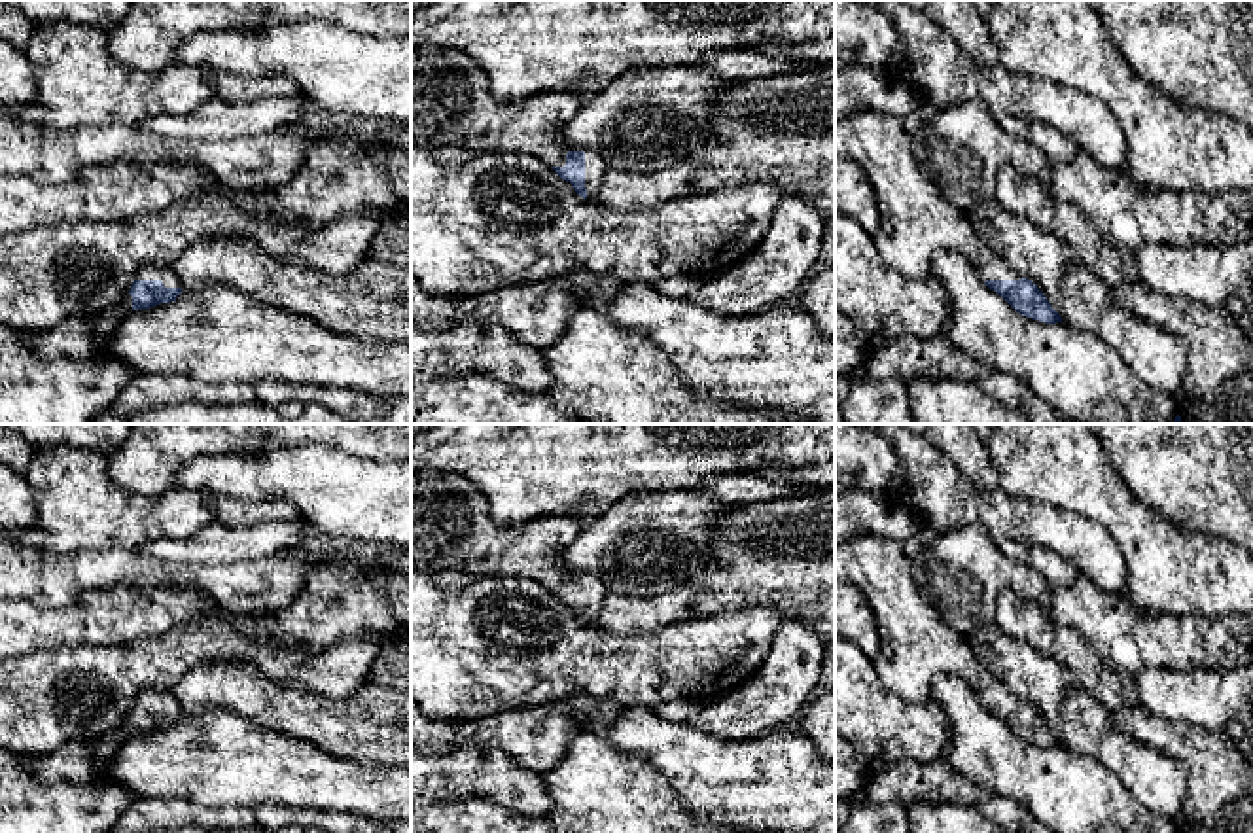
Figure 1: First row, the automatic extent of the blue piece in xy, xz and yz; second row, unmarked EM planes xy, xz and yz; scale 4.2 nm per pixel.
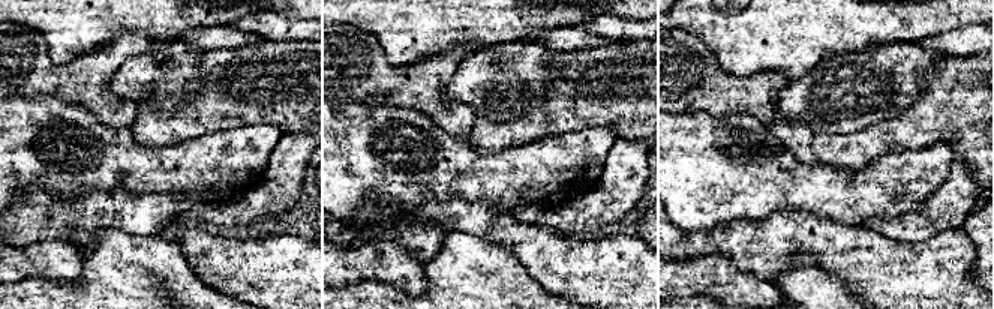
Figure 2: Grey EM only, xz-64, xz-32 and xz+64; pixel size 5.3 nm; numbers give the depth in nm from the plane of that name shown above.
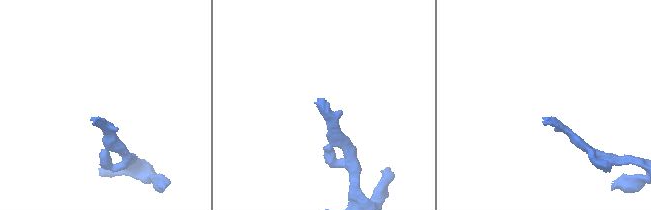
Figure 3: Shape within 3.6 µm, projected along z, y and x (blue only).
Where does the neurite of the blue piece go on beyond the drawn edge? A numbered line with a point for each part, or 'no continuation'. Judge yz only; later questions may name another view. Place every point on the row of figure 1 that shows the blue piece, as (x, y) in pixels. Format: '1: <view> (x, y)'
1: yz (915, 220)

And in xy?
1: xy (163, 273)

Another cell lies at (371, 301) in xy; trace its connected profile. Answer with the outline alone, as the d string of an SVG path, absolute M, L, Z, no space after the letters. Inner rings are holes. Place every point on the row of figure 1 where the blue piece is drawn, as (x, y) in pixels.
M221 237L193 242L172 265L184 292L233 286L273 309L371 343L411 346L411 269L367 254L350 273L329 276L280 263L254 240Z

